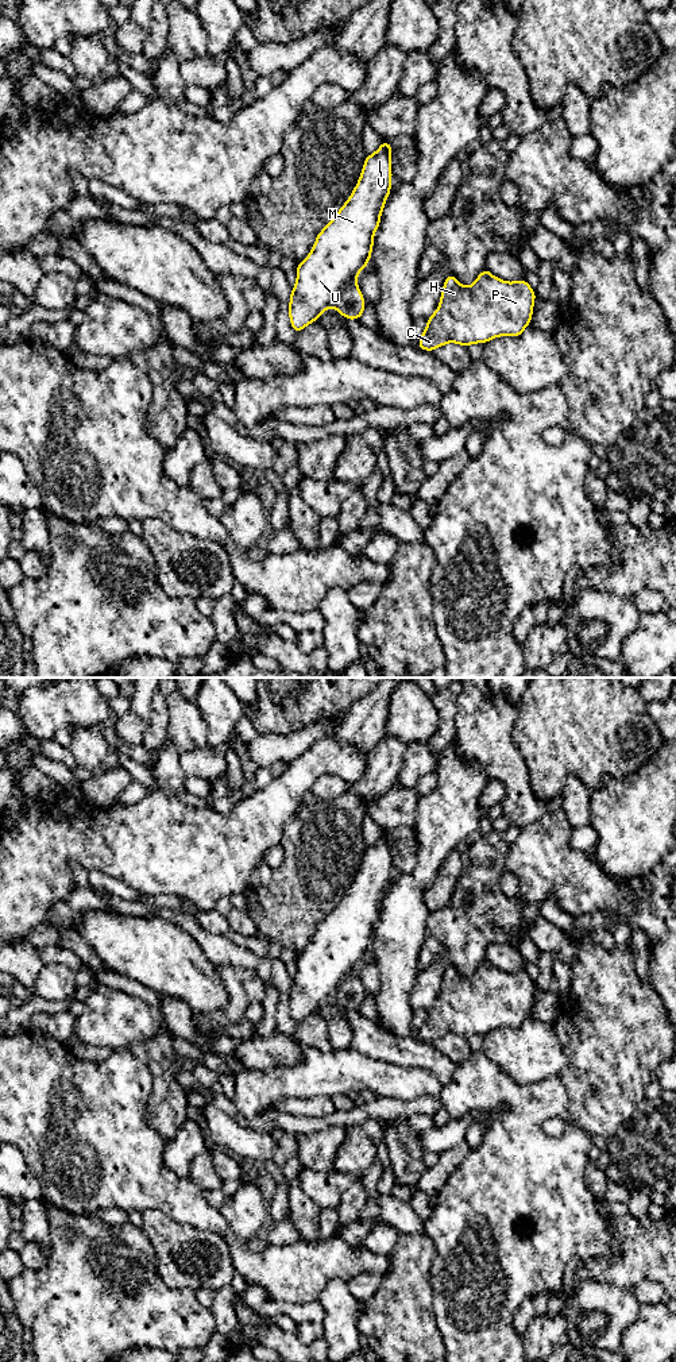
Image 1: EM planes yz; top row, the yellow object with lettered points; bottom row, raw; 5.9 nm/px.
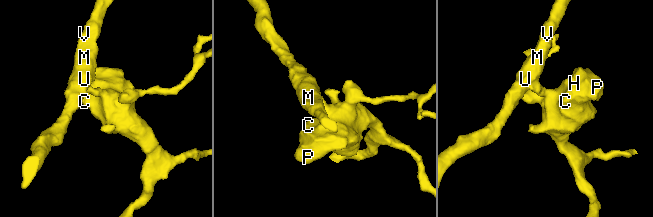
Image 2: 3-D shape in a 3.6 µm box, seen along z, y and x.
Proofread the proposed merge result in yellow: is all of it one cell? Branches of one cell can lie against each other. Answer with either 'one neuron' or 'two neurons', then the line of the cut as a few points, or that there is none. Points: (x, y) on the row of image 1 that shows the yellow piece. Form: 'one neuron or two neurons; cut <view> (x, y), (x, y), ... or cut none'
two neurons; cut yz (355, 281), (347, 285), (331, 305)

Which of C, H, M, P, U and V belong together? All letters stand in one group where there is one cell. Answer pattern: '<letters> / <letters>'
C H P / M U V

